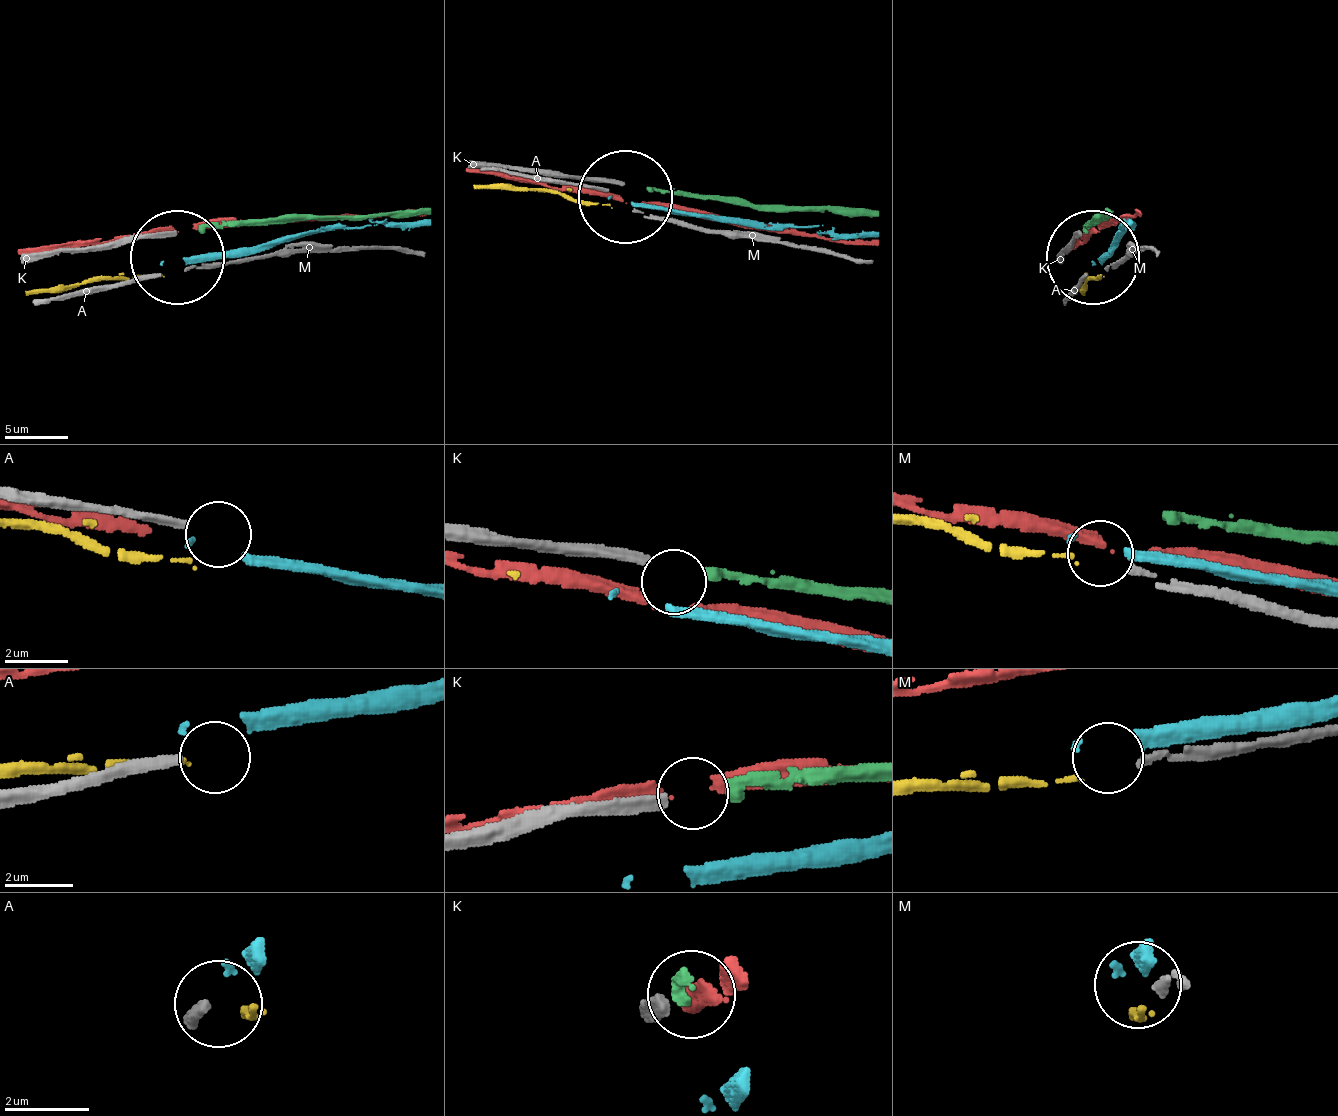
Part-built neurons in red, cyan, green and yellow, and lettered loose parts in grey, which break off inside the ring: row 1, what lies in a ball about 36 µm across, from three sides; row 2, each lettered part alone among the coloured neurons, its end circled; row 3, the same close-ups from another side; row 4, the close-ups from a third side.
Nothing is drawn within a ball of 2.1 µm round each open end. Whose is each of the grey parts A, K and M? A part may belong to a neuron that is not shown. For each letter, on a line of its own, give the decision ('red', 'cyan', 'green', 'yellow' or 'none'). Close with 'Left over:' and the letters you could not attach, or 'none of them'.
A: none
K: green
M: yellow
Left over: A

